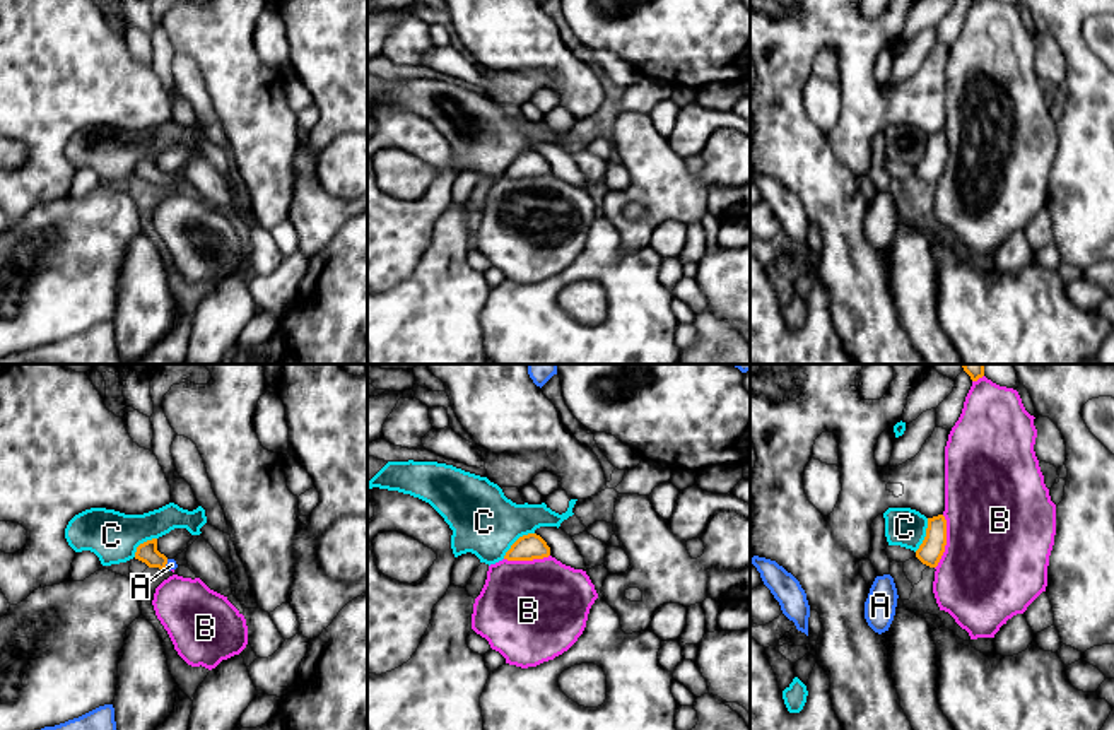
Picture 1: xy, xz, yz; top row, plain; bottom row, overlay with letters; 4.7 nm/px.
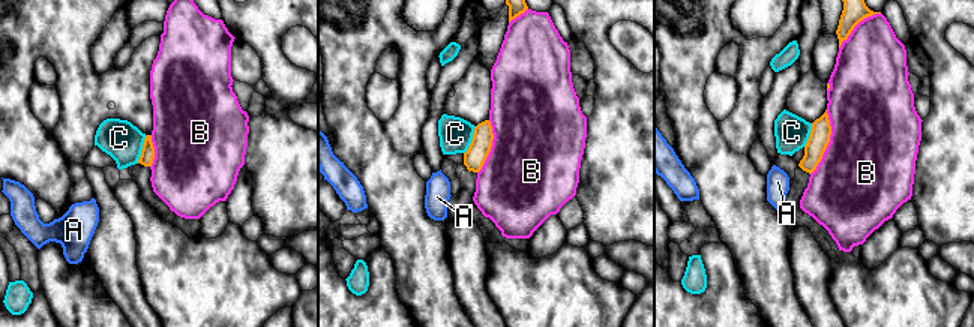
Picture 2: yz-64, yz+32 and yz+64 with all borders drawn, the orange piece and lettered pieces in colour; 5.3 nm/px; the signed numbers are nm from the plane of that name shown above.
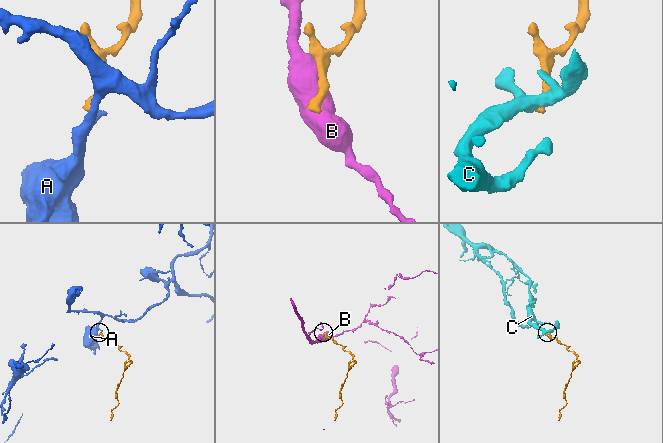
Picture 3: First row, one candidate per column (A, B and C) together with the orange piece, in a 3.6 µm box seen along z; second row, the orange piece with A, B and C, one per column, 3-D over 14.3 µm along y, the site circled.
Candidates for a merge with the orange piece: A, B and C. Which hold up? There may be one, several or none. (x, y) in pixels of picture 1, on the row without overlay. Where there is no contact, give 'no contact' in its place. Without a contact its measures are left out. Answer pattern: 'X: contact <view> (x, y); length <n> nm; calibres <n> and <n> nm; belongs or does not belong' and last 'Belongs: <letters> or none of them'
A: contact xy (166, 180); length 50 nm; calibres 100 and 50 nm; belongs
B: contact yz (945, 159); length 260 nm; calibres 120 and 500 nm; does not belong
C: contact xz (516, 158); length 200 nm; calibres 120 and 320 nm; does not belong
Belongs: A

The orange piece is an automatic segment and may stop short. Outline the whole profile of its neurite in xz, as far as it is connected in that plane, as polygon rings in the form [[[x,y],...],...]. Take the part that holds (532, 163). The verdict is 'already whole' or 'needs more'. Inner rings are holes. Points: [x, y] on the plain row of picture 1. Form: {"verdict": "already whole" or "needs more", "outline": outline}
{"verdict": "already whole", "outline": [[[528,150],[519,154],[511,166],[506,169],[504,176],[507,178],[533,178],[533,176],[543,176],[550,173],[550,164],[547,159],[536,152]]]}

